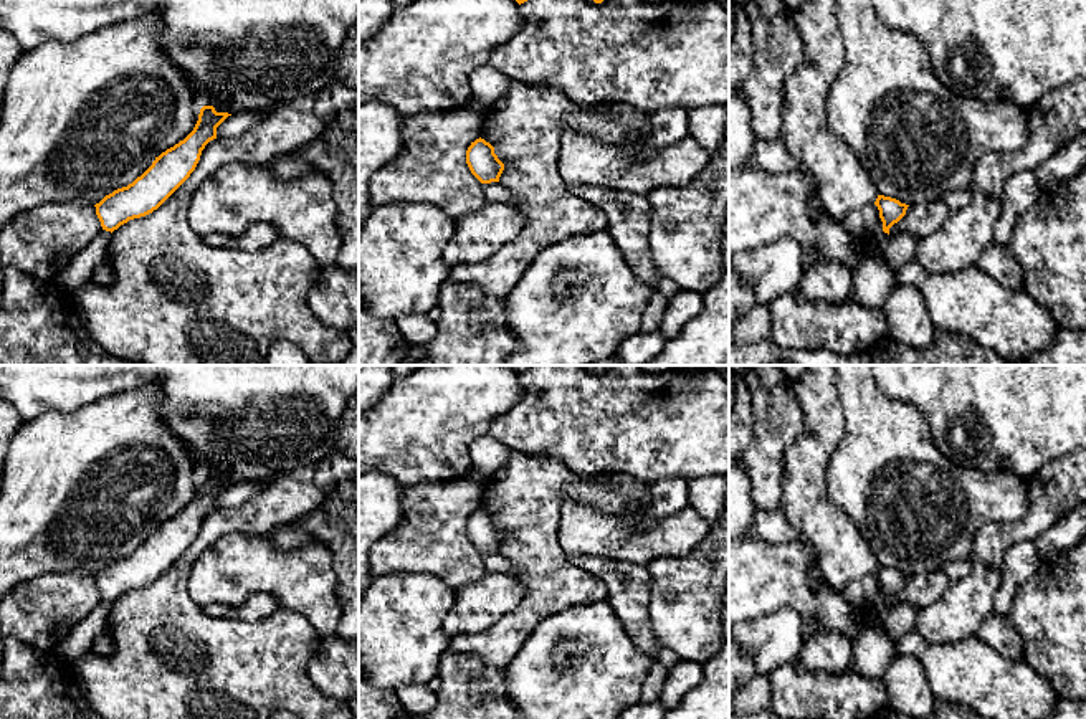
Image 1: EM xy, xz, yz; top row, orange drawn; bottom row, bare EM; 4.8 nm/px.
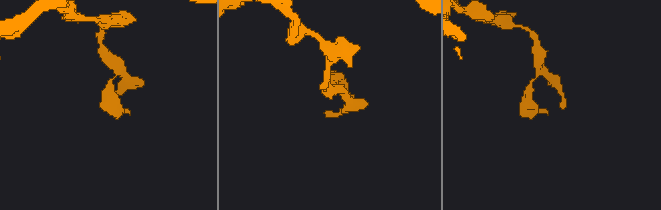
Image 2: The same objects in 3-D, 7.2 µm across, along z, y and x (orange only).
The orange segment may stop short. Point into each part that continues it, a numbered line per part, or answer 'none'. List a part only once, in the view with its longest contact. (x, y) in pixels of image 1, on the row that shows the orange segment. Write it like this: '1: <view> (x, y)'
none

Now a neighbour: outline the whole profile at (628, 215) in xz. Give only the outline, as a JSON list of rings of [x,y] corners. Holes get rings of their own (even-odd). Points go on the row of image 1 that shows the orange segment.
[[[565,183],[565,188],[605,210],[608,215],[607,231],[622,250],[628,266],[640,281],[655,288],[660,278],[656,276],[648,241],[651,207],[646,197],[590,185],[575,187]]]

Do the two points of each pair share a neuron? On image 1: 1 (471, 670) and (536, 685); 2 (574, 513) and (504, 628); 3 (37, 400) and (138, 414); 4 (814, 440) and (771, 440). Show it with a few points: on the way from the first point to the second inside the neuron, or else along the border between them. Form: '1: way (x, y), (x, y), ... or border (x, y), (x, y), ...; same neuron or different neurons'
1: border (503, 670), (506, 695), (513, 701); different neurons
2: border (562, 501), (559, 547), (564, 554); different neurons
3: border (118, 392), (75, 410), (47, 410), (43, 414); different neurons
4: border (799, 402), (800, 435), (782, 455), (781, 476); different neurons

